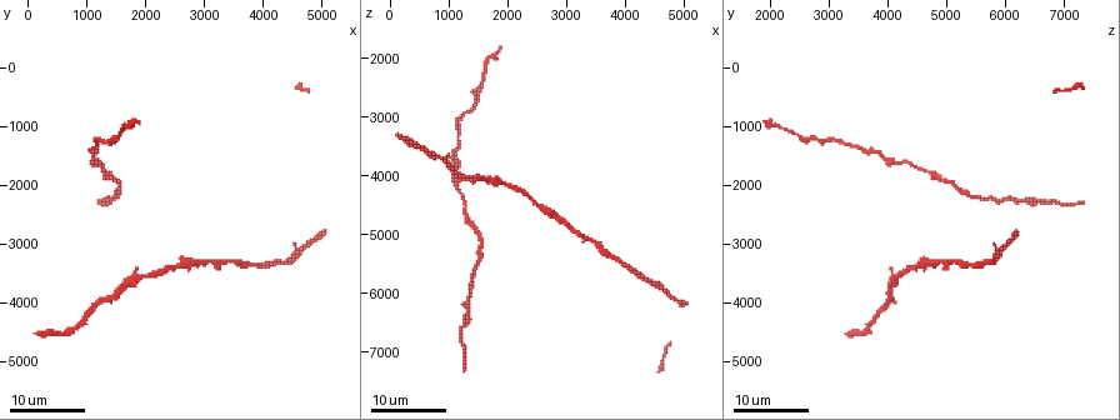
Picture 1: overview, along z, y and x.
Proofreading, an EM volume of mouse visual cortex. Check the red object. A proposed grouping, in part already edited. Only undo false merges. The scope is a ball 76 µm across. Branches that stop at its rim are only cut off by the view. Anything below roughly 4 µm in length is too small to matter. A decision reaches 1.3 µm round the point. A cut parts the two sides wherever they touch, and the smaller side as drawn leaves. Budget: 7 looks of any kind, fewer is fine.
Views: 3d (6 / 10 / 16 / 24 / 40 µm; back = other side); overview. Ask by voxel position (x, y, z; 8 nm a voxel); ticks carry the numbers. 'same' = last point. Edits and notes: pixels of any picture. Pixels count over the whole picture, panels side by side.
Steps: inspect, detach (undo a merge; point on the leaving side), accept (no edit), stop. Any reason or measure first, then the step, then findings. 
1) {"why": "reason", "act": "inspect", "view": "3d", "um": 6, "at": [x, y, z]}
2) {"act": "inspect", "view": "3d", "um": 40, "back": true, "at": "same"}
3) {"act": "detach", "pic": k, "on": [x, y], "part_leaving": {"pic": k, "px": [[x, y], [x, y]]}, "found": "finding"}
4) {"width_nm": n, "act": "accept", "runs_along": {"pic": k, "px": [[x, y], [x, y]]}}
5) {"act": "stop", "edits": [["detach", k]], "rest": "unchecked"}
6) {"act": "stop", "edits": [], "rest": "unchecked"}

{"act": "inspect", "view": "3d", "um": 24, "at": [1500, 2050, 5200]}

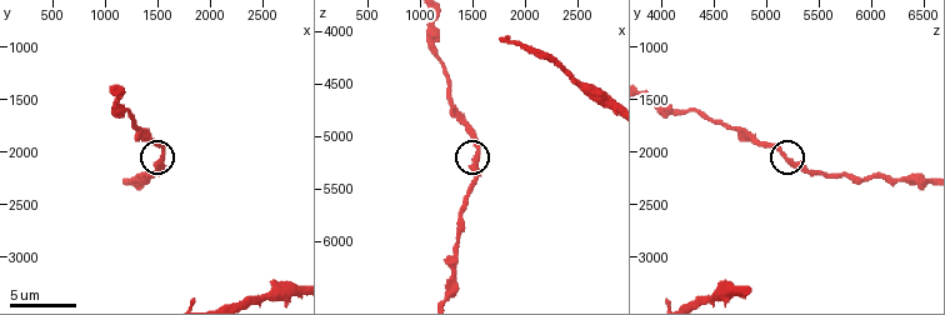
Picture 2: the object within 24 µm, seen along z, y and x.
{"why": "closer look", "act": "inspect", "view": "3d", "um": 10, "at": [1560, 2020, 5160]}

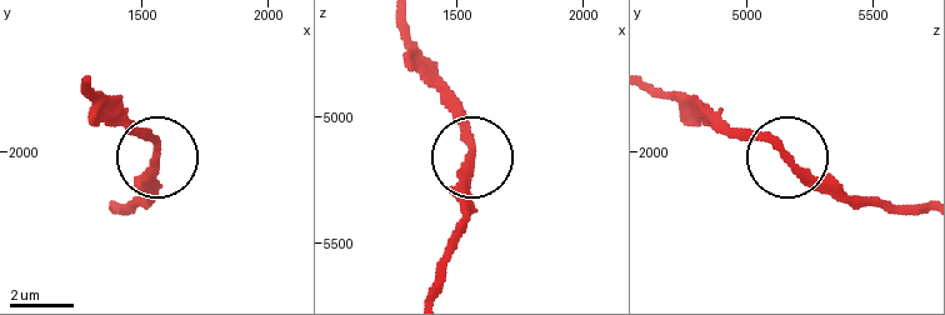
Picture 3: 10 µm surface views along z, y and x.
{"width_nm": 270, "act": "accept", "found": "continuous, no second neuron"}

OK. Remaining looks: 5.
{"why": "thick turns thin", "act": "inspect", "view": "3d", "um": 10, "at": [1280, 1780, 4700]}

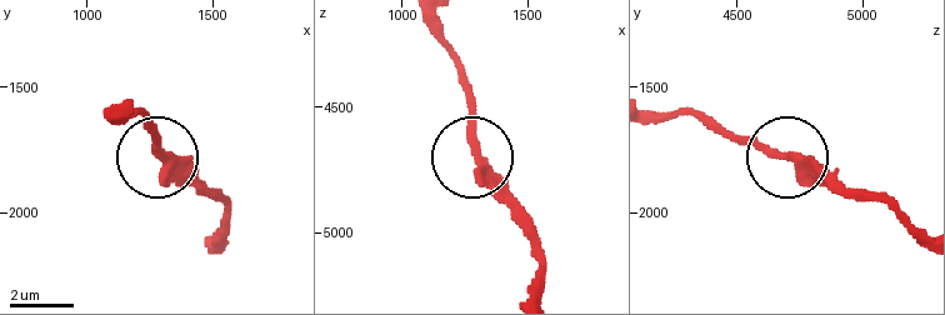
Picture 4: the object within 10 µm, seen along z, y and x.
{"act": "inspect", "view": "3d", "um": 10, "back": true, "at": [1300, 1760, 4680]}

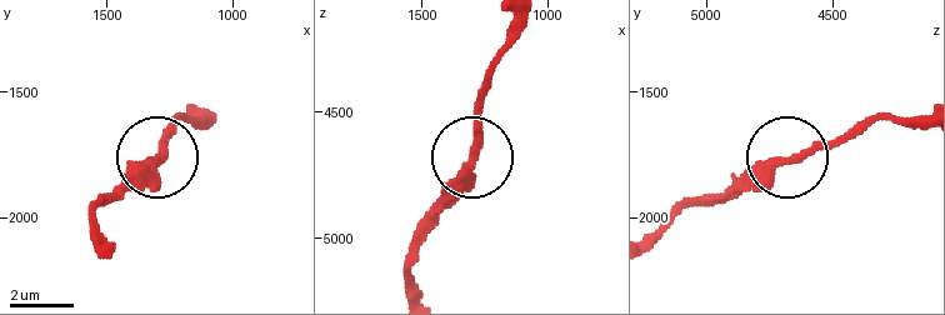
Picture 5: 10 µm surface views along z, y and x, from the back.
{"width_nm": 310, "act": "accept", "found": "all the same neuron"}

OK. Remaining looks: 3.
{"why": "arms part here", "act": "inspect", "view": "3d", "um": 6, "at": [2780, 3320, 4620]}

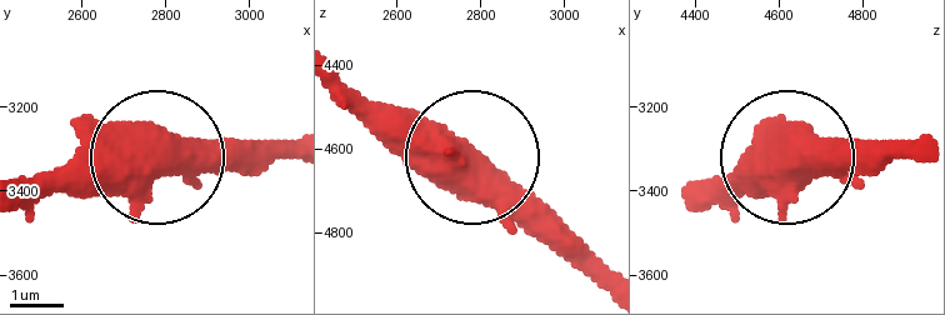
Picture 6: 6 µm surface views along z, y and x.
{"width_nm": 490, "act": "accept", "found": "all the same neuron"}

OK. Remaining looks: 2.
{"why": "calibre changes", "act": "inspect", "view": "3d", "um": 16, "at": [3700, 3300, 5350]}

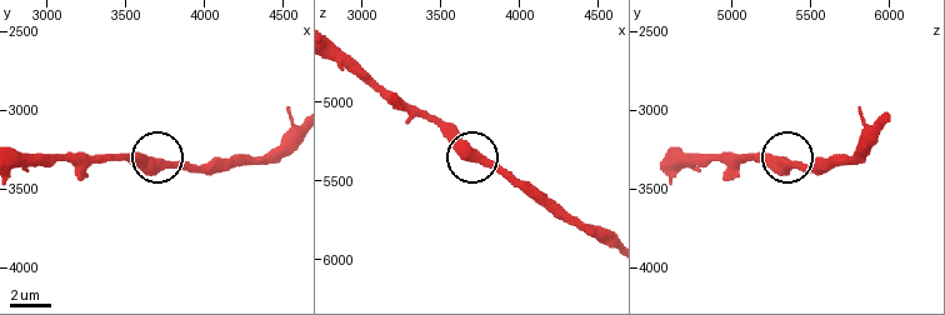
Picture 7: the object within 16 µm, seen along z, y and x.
{"act": "inspect", "view": "3d", "um": 6, "at": [3700, 3340, 5300]}

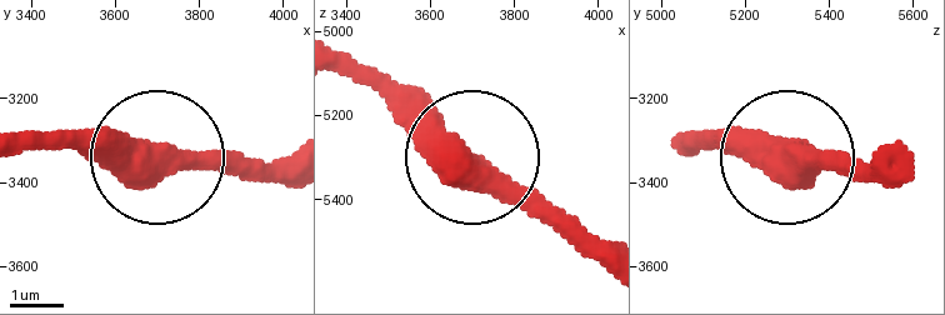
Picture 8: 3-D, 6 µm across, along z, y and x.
{"width_nm": 500, "act": "accept", "runs_along": {"pic": 8, "px": [[344, 54], [581, 241]]}, "found": "all the same neuron"}

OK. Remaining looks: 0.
{"act": "stop", "edits": [], "rest": "unchecked"}

